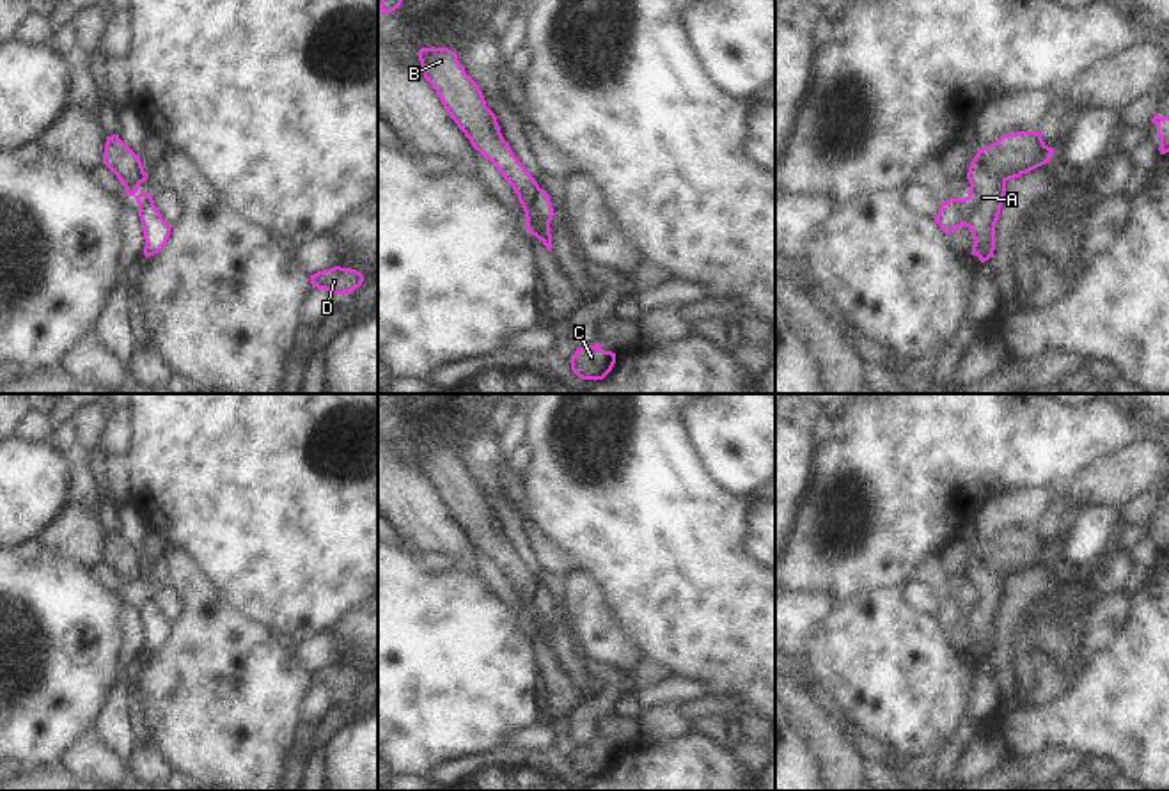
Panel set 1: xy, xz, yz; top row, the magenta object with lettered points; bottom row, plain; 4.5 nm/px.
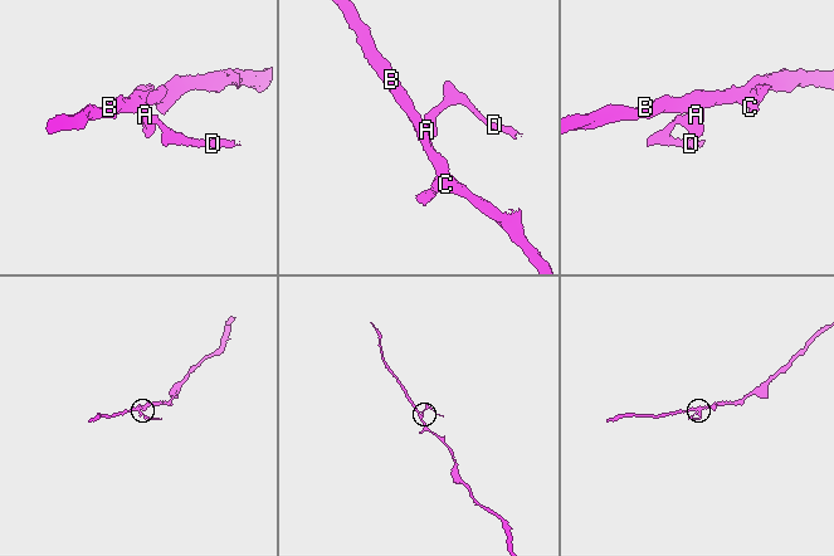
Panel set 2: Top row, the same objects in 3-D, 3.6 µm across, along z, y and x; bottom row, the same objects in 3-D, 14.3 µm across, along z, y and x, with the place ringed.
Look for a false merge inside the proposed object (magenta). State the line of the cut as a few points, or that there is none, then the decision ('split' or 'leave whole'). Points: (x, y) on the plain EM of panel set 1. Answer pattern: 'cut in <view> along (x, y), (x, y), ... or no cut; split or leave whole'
cut in xz along (538, 586), (533, 596), (533, 609), (549, 623); split

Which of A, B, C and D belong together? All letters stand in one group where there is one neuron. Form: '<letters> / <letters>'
A D / B C

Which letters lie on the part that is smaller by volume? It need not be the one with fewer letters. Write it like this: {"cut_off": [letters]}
{"cut_off": ["A", "D"]}

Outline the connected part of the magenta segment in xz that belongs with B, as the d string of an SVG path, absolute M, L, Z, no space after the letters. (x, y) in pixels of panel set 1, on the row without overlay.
M420 445L417 452L424 475L436 488L451 516L465 530L472 544L490 557L513 583L525 608L529 631L536 633L552 649L552 626L532 610L539 582L504 537L497 514L486 504L479 482L465 470L458 452L449 445Z

